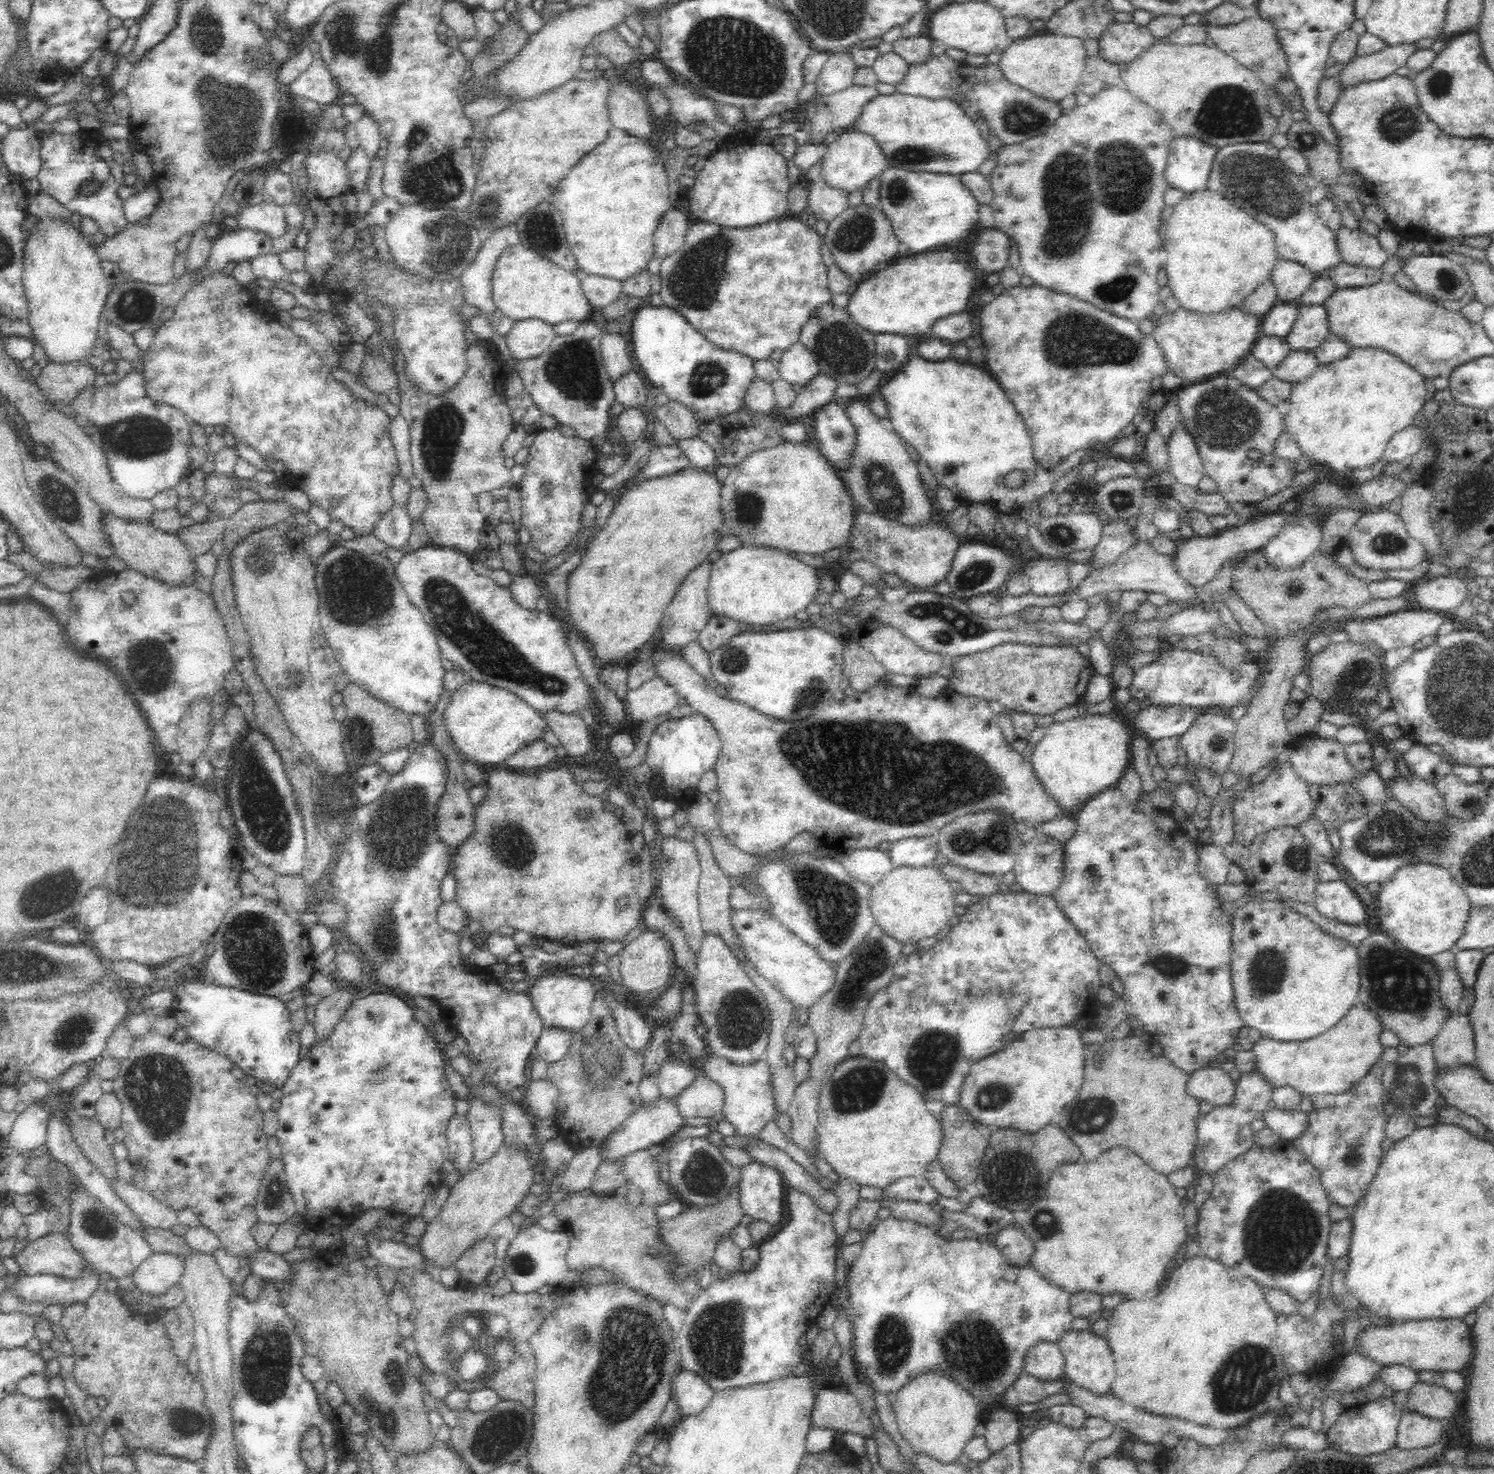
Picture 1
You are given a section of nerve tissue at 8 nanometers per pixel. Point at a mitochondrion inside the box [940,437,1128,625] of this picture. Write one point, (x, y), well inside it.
(976, 575)

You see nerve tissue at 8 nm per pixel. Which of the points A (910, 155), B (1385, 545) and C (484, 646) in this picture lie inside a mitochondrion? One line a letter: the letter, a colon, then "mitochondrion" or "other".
A: mitochondrion
B: mitochondrion
C: mitochondrion

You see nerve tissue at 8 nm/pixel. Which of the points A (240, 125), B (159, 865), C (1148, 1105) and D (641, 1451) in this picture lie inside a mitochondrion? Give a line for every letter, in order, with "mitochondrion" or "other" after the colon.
A: mitochondrion
B: mitochondrion
C: other
D: other

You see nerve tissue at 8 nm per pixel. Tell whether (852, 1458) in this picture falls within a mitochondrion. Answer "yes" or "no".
no

